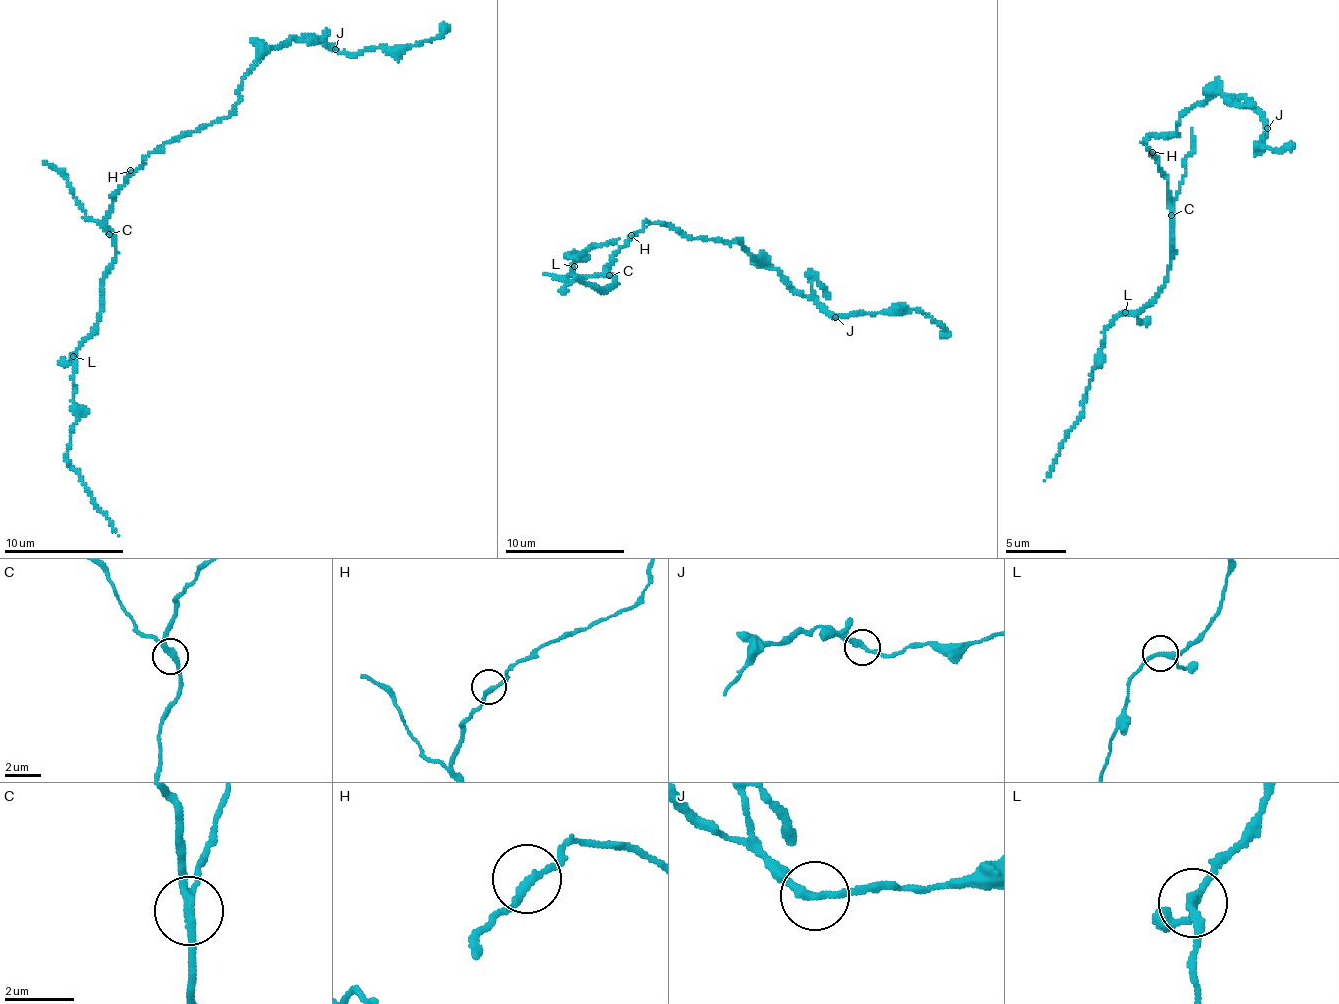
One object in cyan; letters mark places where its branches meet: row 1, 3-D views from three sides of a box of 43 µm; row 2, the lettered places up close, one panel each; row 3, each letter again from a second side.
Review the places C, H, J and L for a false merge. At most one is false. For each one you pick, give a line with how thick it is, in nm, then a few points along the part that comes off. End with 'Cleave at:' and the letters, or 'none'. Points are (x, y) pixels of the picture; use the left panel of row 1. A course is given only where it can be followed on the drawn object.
C: calibre 200 nm; course (109, 233), (85, 213), (64, 178), (43, 161)
Cleave at: C

